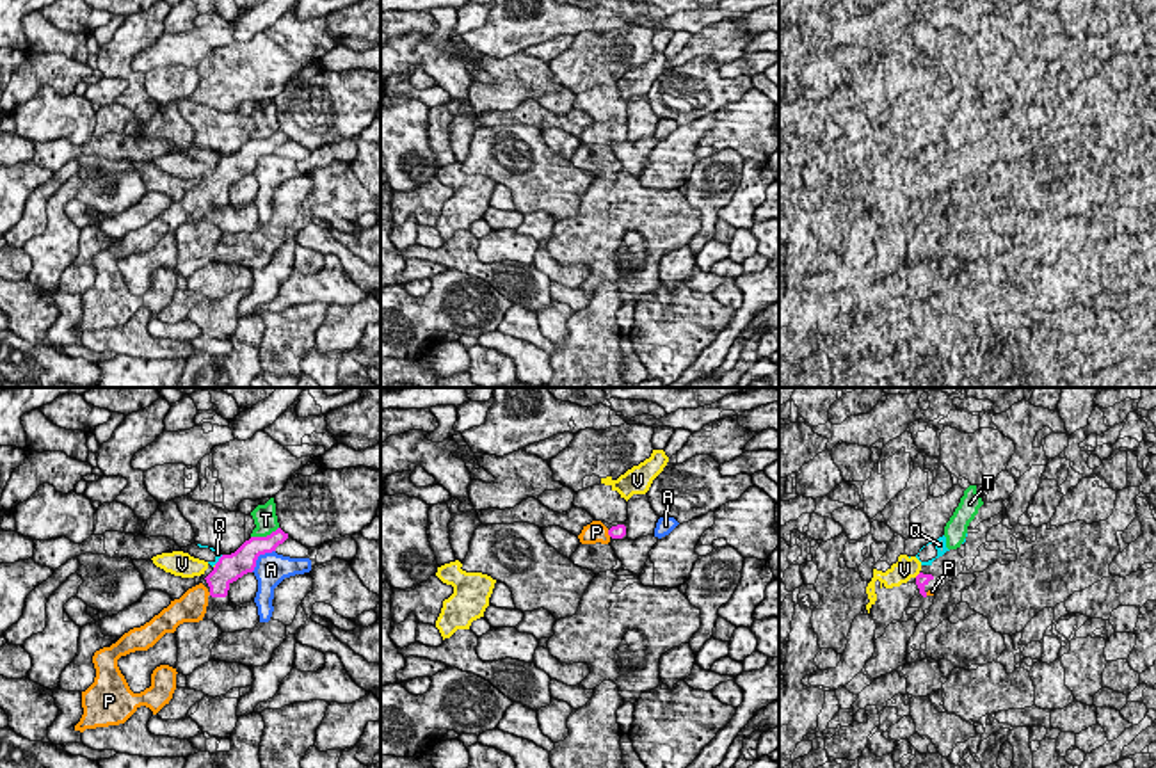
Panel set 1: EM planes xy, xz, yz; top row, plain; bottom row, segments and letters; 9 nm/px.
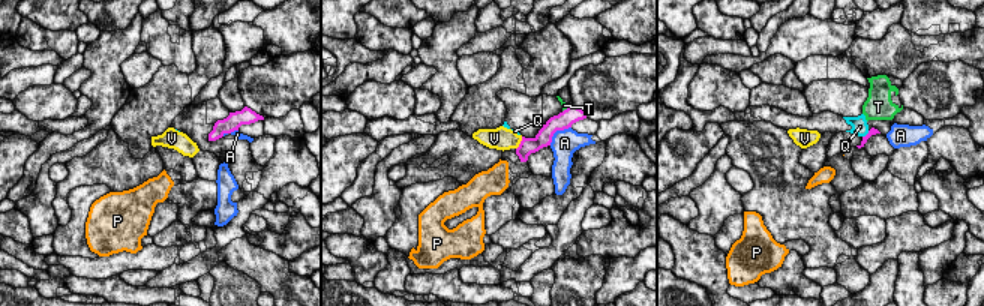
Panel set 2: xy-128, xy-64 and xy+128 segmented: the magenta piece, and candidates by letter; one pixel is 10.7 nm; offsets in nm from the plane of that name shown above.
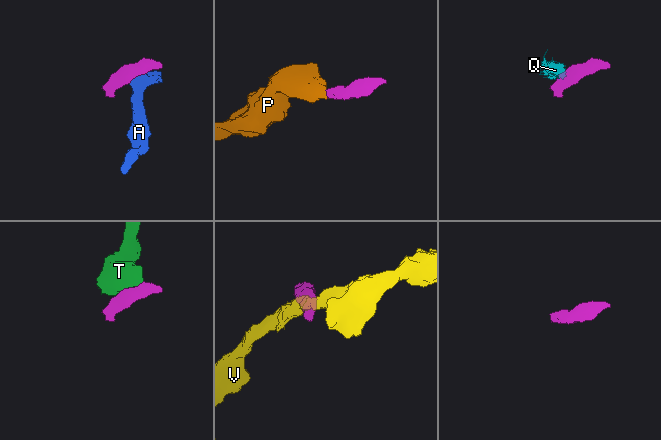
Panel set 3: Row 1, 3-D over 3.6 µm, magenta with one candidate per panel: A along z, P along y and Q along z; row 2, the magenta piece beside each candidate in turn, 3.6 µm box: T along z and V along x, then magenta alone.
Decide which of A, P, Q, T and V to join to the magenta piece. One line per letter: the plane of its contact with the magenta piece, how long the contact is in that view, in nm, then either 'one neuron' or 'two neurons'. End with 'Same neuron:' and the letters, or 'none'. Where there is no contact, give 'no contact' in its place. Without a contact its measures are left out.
A: contact in xy; length 300 nm; two neurons
P: contact in xz; length 70 nm; one neuron
Q: contact in xy; length 130 nm; two neurons
T: contact in xy; length 280 nm; two neurons
V: contact in yz; length 70 nm; two neurons
Same neuron: P

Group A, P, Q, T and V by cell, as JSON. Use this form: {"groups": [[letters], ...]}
{"groups": [["A"], ["P"], ["Q"], ["T"], ["V"]]}

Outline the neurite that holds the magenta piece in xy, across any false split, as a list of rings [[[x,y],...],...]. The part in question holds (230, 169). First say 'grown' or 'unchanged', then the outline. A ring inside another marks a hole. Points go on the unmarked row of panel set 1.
unchanged; [[[281,130],[267,139],[251,139],[235,155],[222,156],[213,172],[205,180],[212,199],[226,199],[229,187],[253,174],[260,156],[272,155],[288,140]]]

